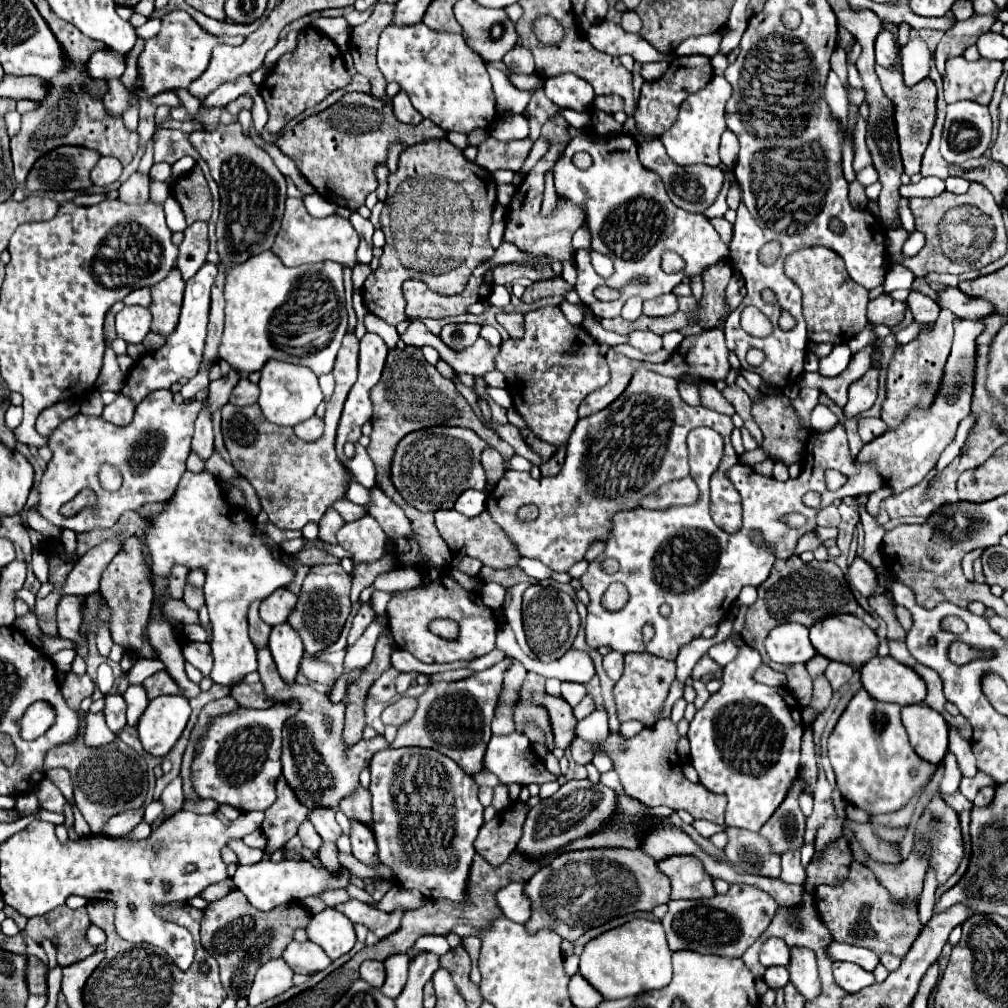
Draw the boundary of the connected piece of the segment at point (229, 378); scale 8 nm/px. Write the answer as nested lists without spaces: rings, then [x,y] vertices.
[[[230,369],[230,373],[224,377],[224,379],[218,379],[218,381],[214,381],[212,385],[210,385],[210,397],[208,397],[208,401],[210,401],[210,411],[214,413],[218,407],[222,407],[222,405],[226,405],[228,403],[228,399],[230,399],[230,393],[232,393],[232,389],[236,387],[236,383],[240,381],[240,373],[236,373],[234,369]]]

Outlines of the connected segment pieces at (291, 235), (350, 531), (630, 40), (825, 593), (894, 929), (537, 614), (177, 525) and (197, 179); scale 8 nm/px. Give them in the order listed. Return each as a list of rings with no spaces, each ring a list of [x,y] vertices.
[[[286,199],[286,213],[282,219],[282,227],[272,247],[272,253],[278,255],[286,267],[304,265],[304,263],[320,263],[324,259],[332,259],[340,265],[354,267],[356,249],[358,249],[358,233],[348,219],[340,215],[316,219],[304,209],[302,199]]]
[[[364,515],[358,521],[346,523],[338,535],[338,545],[352,553],[352,563],[358,567],[360,563],[374,563],[382,557],[384,549],[384,531],[372,515]]]
[[[600,21],[594,23],[588,31],[588,41],[604,53],[610,55],[632,55],[636,61],[640,63],[648,63],[648,61],[662,61],[662,59],[670,59],[670,55],[662,55],[658,53],[648,41],[644,41],[640,35],[636,33],[628,33],[624,31],[620,25],[612,23],[612,21]]]
[[[792,555],[788,561],[776,561],[768,581],[764,581],[764,585],[758,587],[758,599],[754,605],[748,607],[748,613],[746,613],[746,625],[742,629],[742,639],[746,641],[746,645],[760,651],[762,661],[766,665],[772,667],[774,671],[786,673],[788,685],[792,687],[792,685],[798,685],[800,679],[804,679],[804,675],[806,675],[804,664],[782,665],[774,663],[764,649],[764,639],[768,637],[768,633],[780,623],[798,621],[806,627],[812,627],[818,619],[846,615],[846,613],[862,619],[868,627],[878,629],[876,619],[872,615],[868,615],[854,599],[844,573],[840,571],[840,567],[834,561],[816,561],[814,559],[810,563],[804,563],[798,555]]]
[[[852,863],[850,875],[842,885],[816,887],[814,901],[816,901],[816,909],[820,913],[822,923],[830,929],[836,941],[872,949],[878,957],[882,957],[884,953],[904,957],[912,941],[922,929],[920,915],[918,915],[918,903],[900,905],[892,901],[892,895],[888,893],[888,889],[884,889],[872,875],[872,871],[864,869],[860,863]]]
[[[540,583],[530,585],[524,593],[522,615],[524,615],[524,631],[526,631],[528,645],[538,655],[540,661],[560,659],[572,647],[572,641],[580,627],[580,617],[568,593],[562,593],[556,587],[544,587]]]
[[[186,471],[178,483],[176,493],[164,503],[164,511],[152,517],[146,517],[146,547],[152,557],[152,573],[160,577],[168,577],[172,573],[174,565],[184,565],[190,571],[202,569],[206,573],[206,583],[204,583],[204,595],[206,595],[206,607],[210,613],[210,623],[212,623],[212,655],[214,655],[214,669],[212,669],[212,681],[218,685],[230,687],[232,683],[240,681],[246,673],[252,673],[258,669],[256,661],[256,647],[252,645],[248,637],[248,607],[252,601],[266,599],[270,593],[274,593],[278,587],[286,587],[288,583],[294,581],[296,571],[292,565],[286,565],[282,557],[274,557],[266,539],[272,539],[274,543],[290,541],[300,537],[298,531],[282,531],[280,527],[272,525],[270,521],[264,527],[264,533],[258,531],[258,525],[254,519],[244,511],[244,509],[232,509],[226,499],[220,495],[220,481],[208,473],[192,473]]]
[[[198,163],[194,165],[194,169],[190,169],[170,185],[170,195],[180,203],[188,225],[200,219],[210,219],[212,195]]]

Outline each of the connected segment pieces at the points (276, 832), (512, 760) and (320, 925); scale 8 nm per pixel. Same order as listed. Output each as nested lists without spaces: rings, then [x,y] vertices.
[[[280,777],[276,783],[278,799],[264,811],[262,833],[266,835],[266,853],[274,853],[286,845],[290,837],[296,835],[298,825],[306,819],[306,807],[298,803],[294,791],[288,787],[286,779]]]
[[[520,733],[492,735],[484,765],[488,771],[496,773],[504,785],[510,783],[548,783],[556,777],[546,769],[544,761],[532,751],[528,737]]]
[[[330,907],[312,915],[312,921],[308,923],[306,933],[308,933],[308,939],[320,945],[330,959],[342,957],[356,943],[352,921],[340,911]]]

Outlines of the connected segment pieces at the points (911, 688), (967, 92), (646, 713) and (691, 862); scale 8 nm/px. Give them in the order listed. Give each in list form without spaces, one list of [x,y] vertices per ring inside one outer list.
[[[874,657],[862,669],[864,689],[882,703],[914,705],[926,697],[926,683],[910,667],[898,663],[894,657]]]
[[[964,57],[948,59],[944,67],[944,97],[948,103],[972,99],[988,105],[1000,73],[1002,61],[966,61]]]
[[[626,653],[624,655],[624,675],[614,685],[614,701],[616,701],[616,713],[618,721],[640,721],[644,727],[654,725],[660,719],[660,713],[664,709],[664,701],[668,697],[668,689],[674,681],[676,663],[660,659],[650,653]]]
[[[668,857],[668,861],[658,861],[658,869],[670,879],[672,885],[670,899],[702,899],[716,895],[712,885],[714,879],[708,877],[708,873],[704,873],[704,865],[700,865],[696,857]]]

